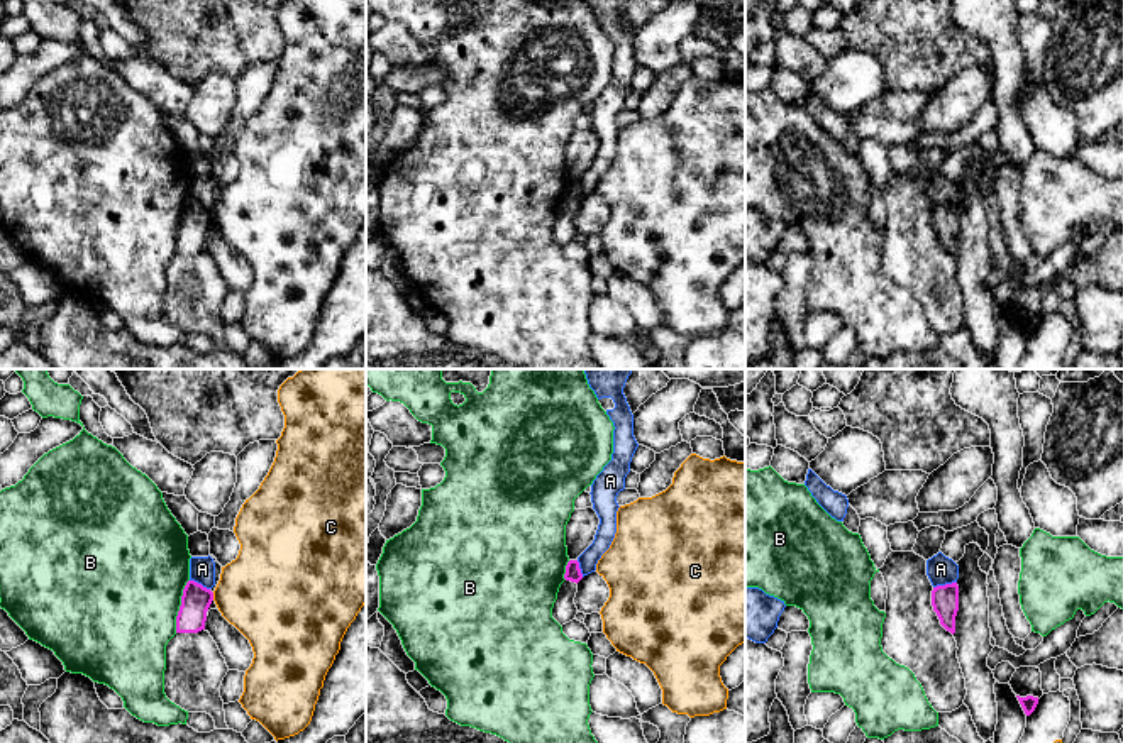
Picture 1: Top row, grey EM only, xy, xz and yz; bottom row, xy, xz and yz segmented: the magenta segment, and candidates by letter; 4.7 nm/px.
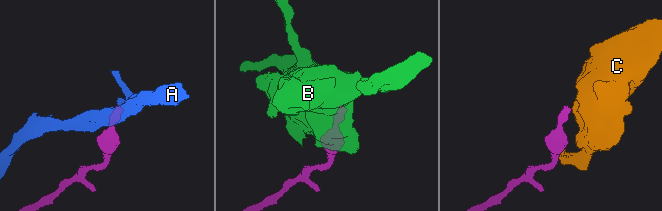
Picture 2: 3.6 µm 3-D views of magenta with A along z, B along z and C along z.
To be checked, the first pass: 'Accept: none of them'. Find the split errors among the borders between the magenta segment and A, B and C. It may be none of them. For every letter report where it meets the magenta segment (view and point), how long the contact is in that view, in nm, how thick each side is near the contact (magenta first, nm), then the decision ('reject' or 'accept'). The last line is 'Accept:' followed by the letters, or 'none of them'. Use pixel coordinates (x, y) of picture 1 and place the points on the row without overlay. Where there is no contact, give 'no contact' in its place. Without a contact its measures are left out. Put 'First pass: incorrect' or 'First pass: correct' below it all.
A: yz (945, 205) | 120 nm | 130/140 nm | reject
B: xy (180, 227) | 260 nm | 140/500 nm | reject
C: xy (212, 217) | 40 nm | 140/420 nm | reject
Accept: none of them
First pass: correct

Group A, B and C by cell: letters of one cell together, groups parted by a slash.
A / B / C

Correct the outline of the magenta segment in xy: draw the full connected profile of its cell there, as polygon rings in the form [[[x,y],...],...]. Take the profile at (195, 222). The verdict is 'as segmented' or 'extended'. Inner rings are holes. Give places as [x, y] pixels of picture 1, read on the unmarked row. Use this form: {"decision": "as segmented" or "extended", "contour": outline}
{"decision": "as segmented", "contour": [[[188,201],[176,237],[176,254],[198,254],[205,250],[207,232],[213,213],[195,201]]]}

